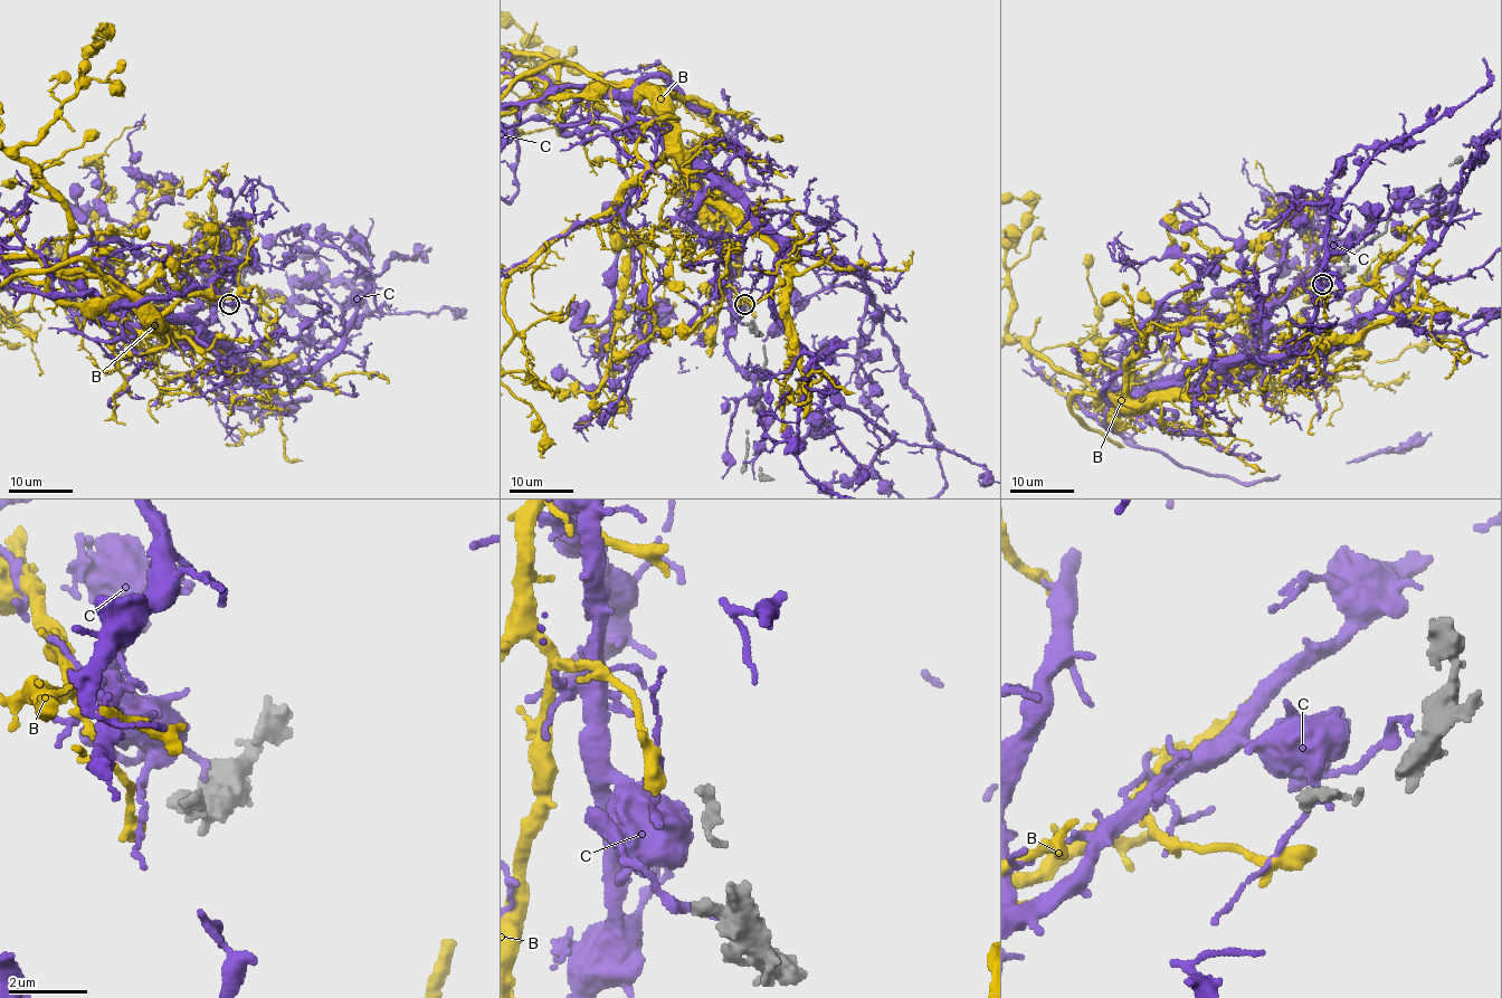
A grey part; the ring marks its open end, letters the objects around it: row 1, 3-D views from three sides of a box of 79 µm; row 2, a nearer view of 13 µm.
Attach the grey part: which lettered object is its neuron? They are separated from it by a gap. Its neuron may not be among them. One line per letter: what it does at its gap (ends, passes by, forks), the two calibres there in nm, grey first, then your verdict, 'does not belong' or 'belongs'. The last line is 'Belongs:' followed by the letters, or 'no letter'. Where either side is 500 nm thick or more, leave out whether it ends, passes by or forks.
B: it passes by; calibres 280 and 320 nm; does not belong
C: it forks; calibres 280 and 90 nm; does not belong
Belongs: no letter

